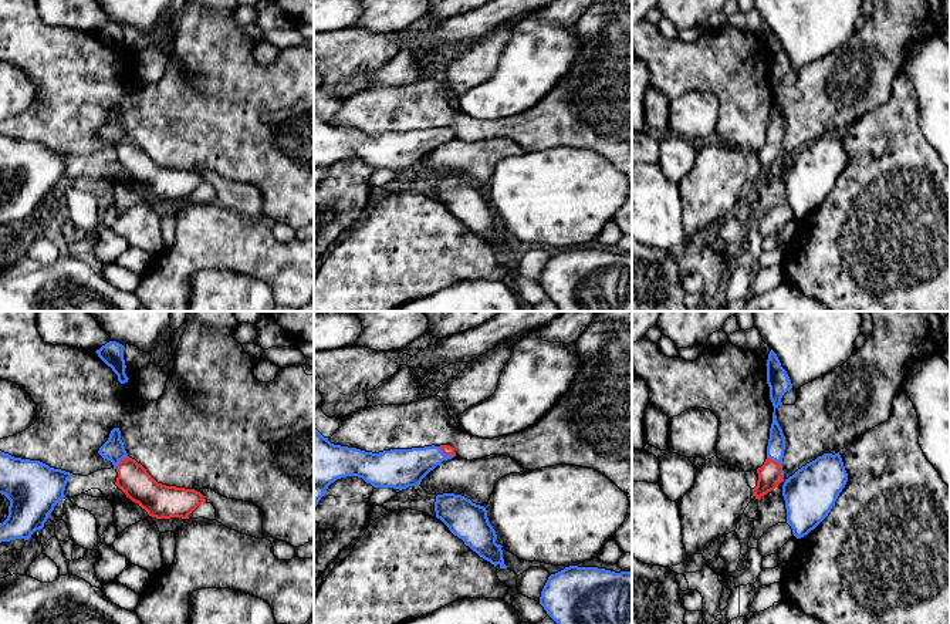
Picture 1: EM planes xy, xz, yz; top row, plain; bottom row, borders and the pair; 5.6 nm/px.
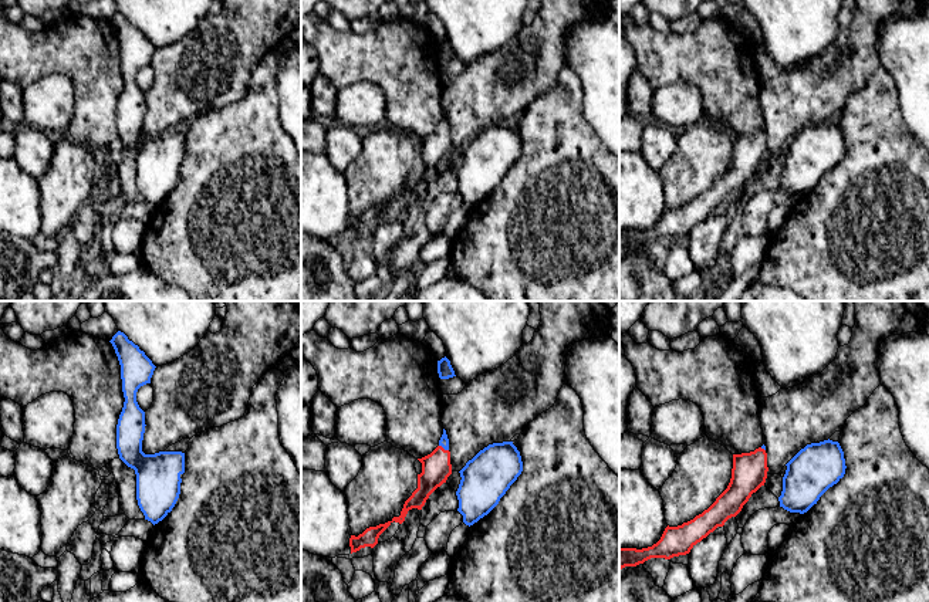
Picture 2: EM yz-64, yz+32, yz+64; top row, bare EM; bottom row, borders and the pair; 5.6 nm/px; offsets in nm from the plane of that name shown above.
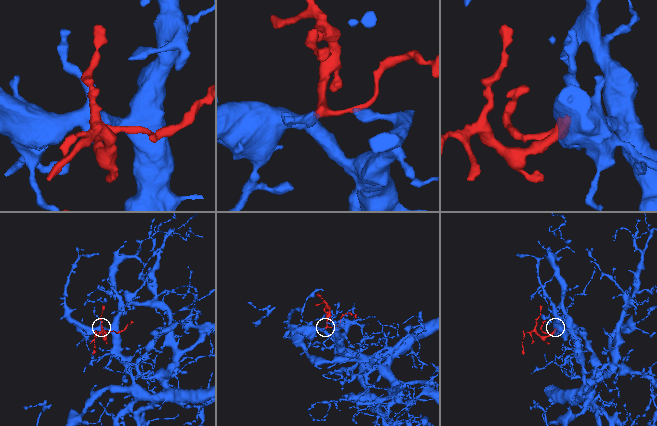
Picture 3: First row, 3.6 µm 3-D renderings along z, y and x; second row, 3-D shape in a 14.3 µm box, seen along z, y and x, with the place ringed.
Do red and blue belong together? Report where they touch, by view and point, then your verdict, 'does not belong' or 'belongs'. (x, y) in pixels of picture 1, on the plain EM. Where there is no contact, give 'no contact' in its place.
contact xz (446, 135); belongs

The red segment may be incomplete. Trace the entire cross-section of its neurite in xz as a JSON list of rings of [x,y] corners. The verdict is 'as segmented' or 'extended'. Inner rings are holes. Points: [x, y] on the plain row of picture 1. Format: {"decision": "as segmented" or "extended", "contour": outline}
{"decision": "extended", "contour": [[[314,111],[314,189],[337,161],[358,158],[373,169],[402,172],[420,166],[430,152],[454,138],[450,127],[372,135],[334,127]]]}

